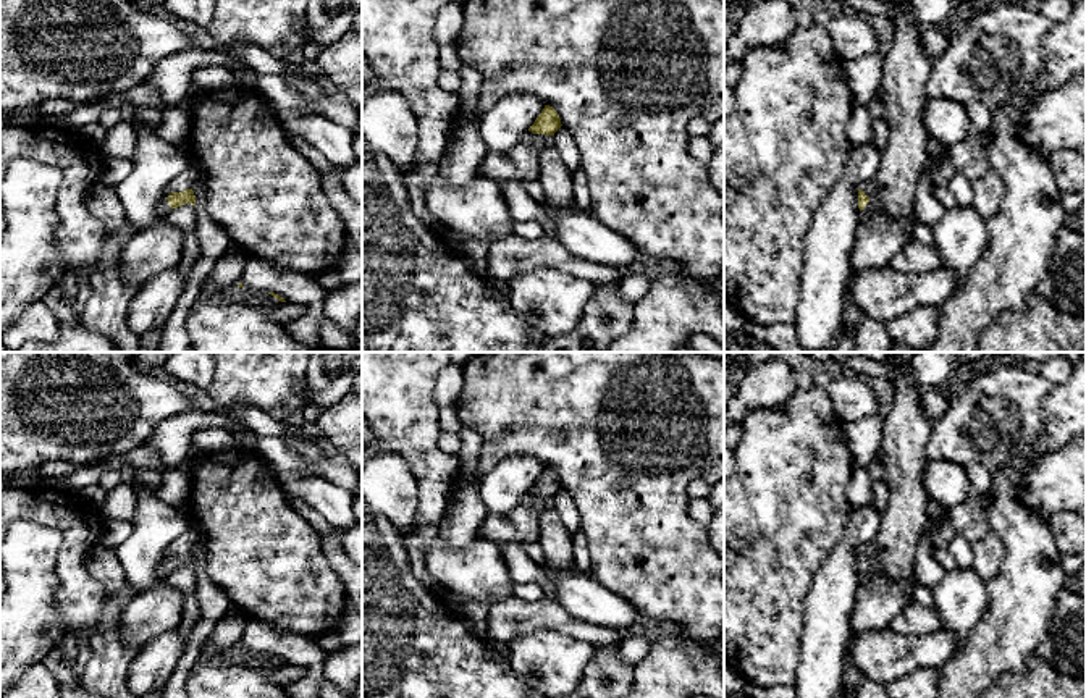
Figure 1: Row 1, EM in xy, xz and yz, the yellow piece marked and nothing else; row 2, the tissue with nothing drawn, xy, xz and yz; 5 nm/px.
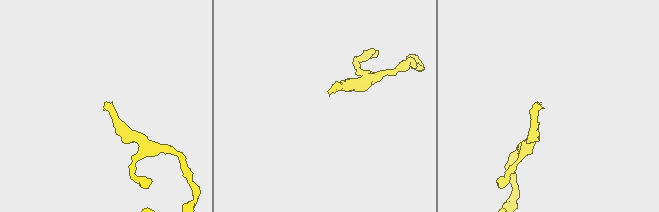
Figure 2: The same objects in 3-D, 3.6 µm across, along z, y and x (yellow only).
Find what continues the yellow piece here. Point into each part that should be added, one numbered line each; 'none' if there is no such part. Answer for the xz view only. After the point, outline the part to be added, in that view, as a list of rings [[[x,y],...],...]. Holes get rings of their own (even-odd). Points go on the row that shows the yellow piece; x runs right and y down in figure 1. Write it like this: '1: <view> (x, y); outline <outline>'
1: xz (522, 163); outline [[[527,131],[520,142],[509,152],[491,152],[480,163],[480,176],[493,181],[538,181],[540,153],[546,134]]]

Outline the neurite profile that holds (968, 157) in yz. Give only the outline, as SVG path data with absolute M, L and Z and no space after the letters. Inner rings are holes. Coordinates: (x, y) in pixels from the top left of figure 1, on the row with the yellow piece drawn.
M971 100L965 108L971 120L970 132L965 141L949 149L949 171L958 171L974 181L991 170L983 139L994 126L994 110L981 100Z

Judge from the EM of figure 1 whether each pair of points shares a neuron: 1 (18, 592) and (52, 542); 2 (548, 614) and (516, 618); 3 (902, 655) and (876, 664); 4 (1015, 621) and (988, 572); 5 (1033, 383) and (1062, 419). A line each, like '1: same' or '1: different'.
1: same
2: same
3: same
4: different
5: different

